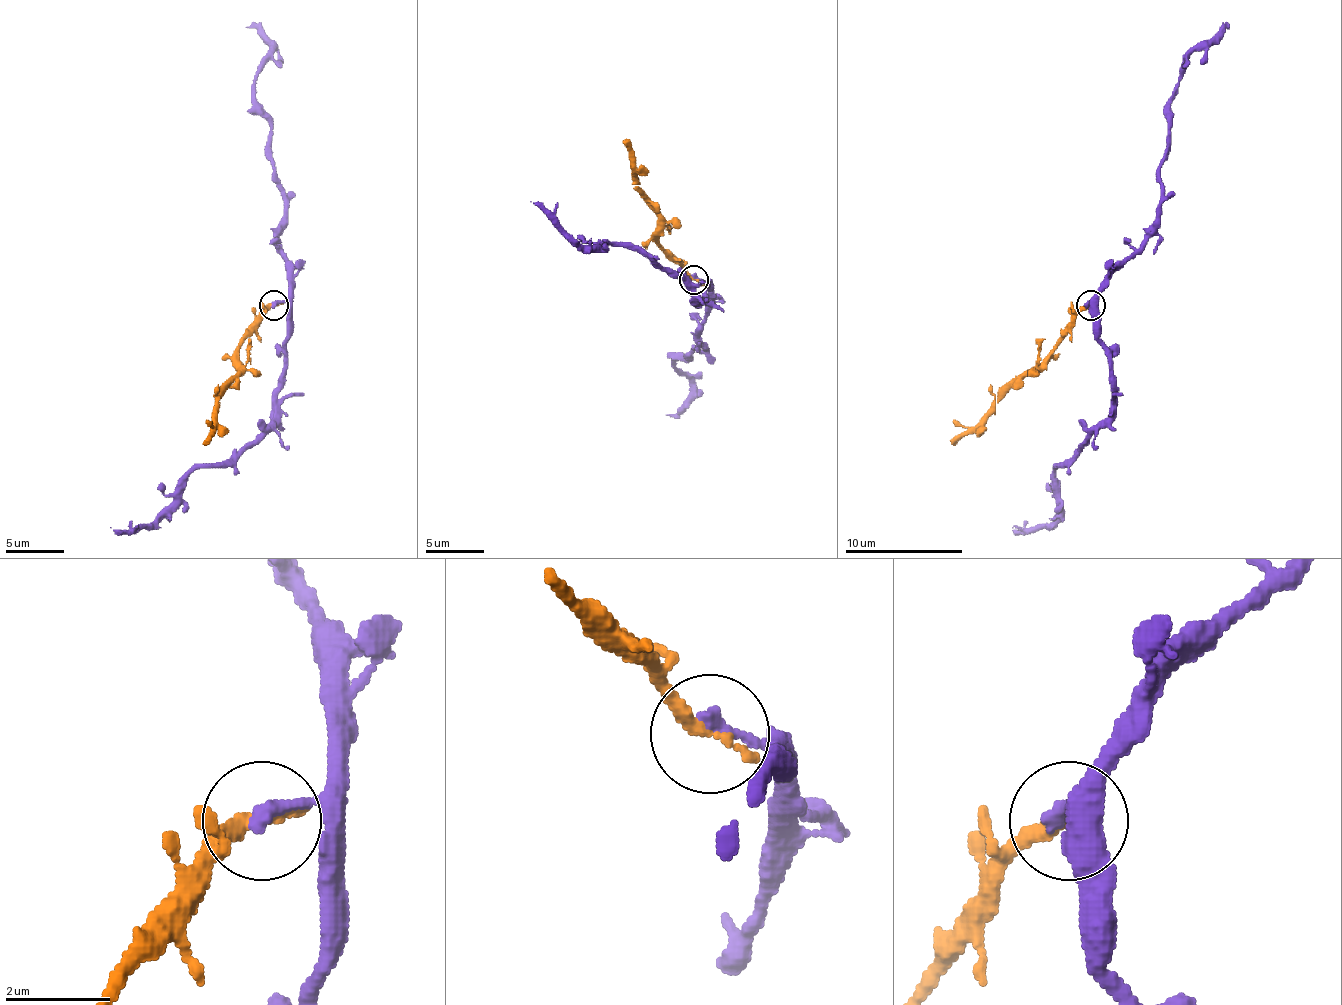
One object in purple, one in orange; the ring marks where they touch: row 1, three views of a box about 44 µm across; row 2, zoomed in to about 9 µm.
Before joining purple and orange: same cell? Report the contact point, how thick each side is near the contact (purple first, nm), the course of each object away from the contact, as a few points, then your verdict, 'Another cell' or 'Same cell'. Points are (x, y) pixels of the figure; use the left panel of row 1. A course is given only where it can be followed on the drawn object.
Place: (274, 305). Thickness 300 nm (purple) against 280 nm. Course of purple: (274, 306), (286, 306), (277, 415), (227, 462), (195, 468), (183, 491), (157, 518), (130, 529), (110, 526). Course of orange: (274, 306), (263, 315), (239, 347), (239, 376), (219, 400), (216, 429), (204, 441). Another cell

